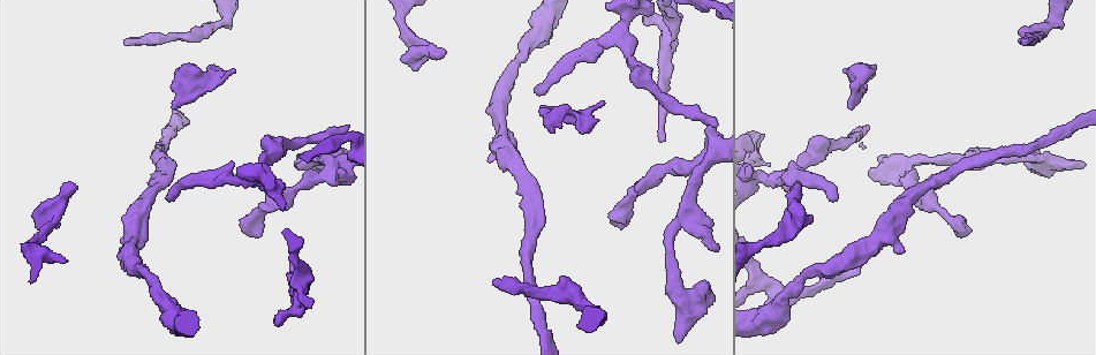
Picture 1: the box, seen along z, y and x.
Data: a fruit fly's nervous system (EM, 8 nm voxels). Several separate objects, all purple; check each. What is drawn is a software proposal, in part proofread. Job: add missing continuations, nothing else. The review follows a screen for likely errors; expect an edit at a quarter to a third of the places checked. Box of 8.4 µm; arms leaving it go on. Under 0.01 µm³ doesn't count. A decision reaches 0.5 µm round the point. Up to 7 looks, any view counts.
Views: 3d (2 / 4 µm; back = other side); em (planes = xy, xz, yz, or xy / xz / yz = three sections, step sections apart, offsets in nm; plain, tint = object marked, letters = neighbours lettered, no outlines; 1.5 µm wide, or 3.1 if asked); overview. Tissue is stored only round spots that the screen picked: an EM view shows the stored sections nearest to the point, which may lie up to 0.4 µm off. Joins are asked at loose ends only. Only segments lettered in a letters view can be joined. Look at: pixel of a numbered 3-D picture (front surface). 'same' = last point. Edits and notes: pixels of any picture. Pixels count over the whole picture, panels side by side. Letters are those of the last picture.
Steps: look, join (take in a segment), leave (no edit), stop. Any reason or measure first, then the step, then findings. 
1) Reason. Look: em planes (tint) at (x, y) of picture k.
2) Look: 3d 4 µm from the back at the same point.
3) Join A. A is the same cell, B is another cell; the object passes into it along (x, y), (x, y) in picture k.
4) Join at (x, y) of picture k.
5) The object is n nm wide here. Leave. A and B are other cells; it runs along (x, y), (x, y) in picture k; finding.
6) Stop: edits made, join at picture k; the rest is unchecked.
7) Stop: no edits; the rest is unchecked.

An open end. Look: em yz step 4 (tint) at (125, 41) of picture 1.

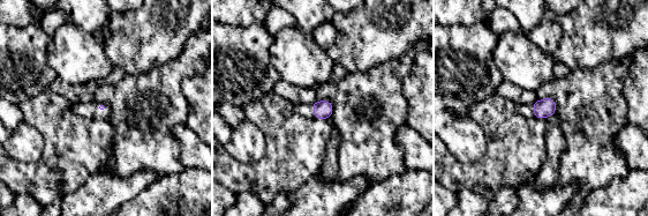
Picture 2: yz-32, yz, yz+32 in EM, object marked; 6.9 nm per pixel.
Another direction. Look: em planes (letters) at the same point.

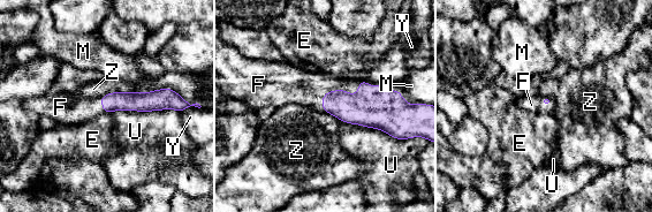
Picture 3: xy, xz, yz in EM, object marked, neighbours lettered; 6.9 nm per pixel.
Join F. F is the same cell, E, M, U, Y and Z are other cells; the object passes into it along (359, 108), (328, 91), (294, 84) in picture 3; the neuron continues.

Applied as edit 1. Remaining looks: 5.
Free end. Look: 3d 2 µm at (902, 249) of picture 1.

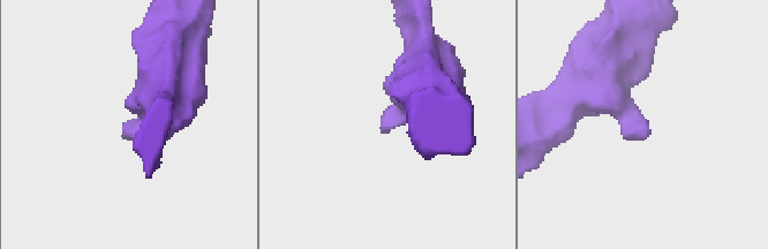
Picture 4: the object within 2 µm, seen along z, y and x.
Look: em planes (plain) at (646, 133) of picture 4.

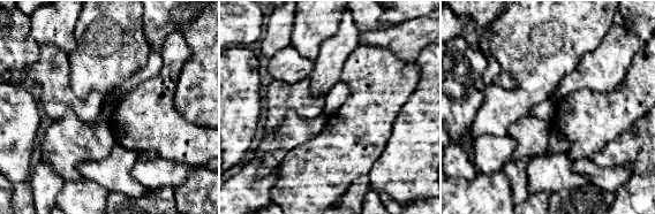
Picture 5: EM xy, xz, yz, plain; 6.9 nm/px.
What lies round it. Look: em planes (letters) at the same point.

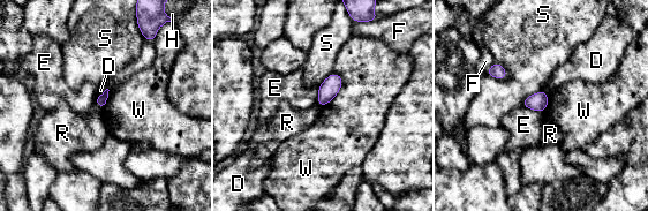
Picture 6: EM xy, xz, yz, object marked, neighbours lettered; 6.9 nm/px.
The longest contact is with W, 280 nm. Leave. D, E, F, H, R, S and W are other cells; a border runs along (336, 72), (341, 88), (322, 107) in picture 6; no lettered segment goes on from it.

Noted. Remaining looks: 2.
Stop: edits made, join at picture 3; the rest is unchecked.

